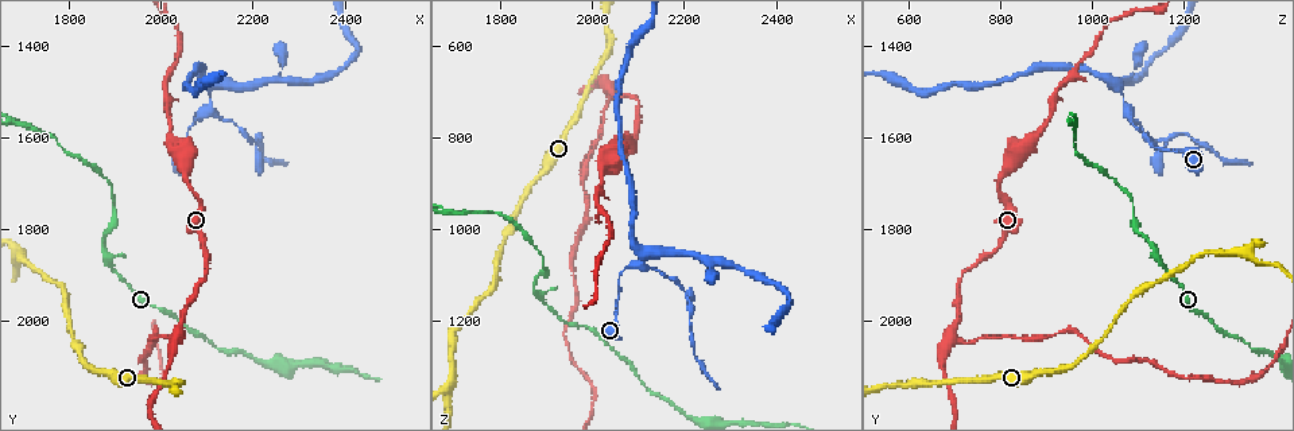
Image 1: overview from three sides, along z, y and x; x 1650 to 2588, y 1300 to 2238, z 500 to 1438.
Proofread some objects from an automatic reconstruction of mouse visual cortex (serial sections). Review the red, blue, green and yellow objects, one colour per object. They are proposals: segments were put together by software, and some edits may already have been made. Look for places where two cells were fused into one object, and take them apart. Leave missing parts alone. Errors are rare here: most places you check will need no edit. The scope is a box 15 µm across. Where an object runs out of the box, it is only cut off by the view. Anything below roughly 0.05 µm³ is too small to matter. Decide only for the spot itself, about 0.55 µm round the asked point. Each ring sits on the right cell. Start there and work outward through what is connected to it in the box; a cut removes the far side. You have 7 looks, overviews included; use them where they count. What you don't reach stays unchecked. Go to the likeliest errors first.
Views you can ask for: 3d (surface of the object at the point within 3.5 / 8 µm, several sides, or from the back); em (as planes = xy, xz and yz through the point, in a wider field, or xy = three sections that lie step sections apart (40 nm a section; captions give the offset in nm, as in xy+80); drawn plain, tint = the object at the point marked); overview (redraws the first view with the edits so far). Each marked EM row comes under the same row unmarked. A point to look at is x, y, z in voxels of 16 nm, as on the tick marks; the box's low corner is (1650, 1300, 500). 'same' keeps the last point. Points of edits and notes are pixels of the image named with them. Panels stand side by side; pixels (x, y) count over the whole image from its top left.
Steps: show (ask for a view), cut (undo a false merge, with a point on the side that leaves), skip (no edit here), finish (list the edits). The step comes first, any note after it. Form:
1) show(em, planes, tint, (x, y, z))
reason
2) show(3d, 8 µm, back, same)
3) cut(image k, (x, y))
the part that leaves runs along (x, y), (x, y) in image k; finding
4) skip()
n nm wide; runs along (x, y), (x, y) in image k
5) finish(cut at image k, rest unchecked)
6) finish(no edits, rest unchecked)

show(3d, 3.5 µm, (2040, 2040, 695))
three arms meet

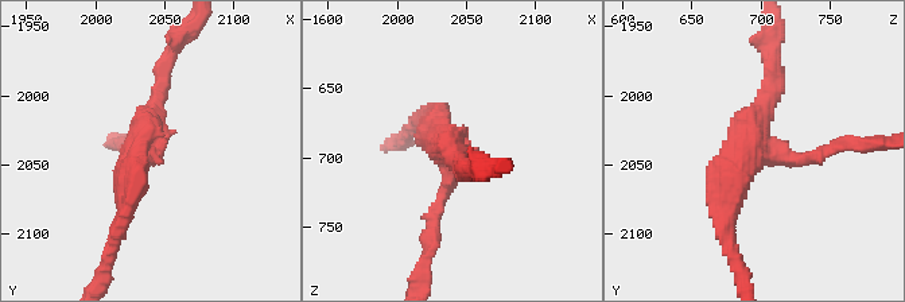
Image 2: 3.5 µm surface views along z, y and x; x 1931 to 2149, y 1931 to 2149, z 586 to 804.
show(em, xy, step 2, tint, (2040, 2032, 696))
3 arms; arms of 150, 200, 300 nm

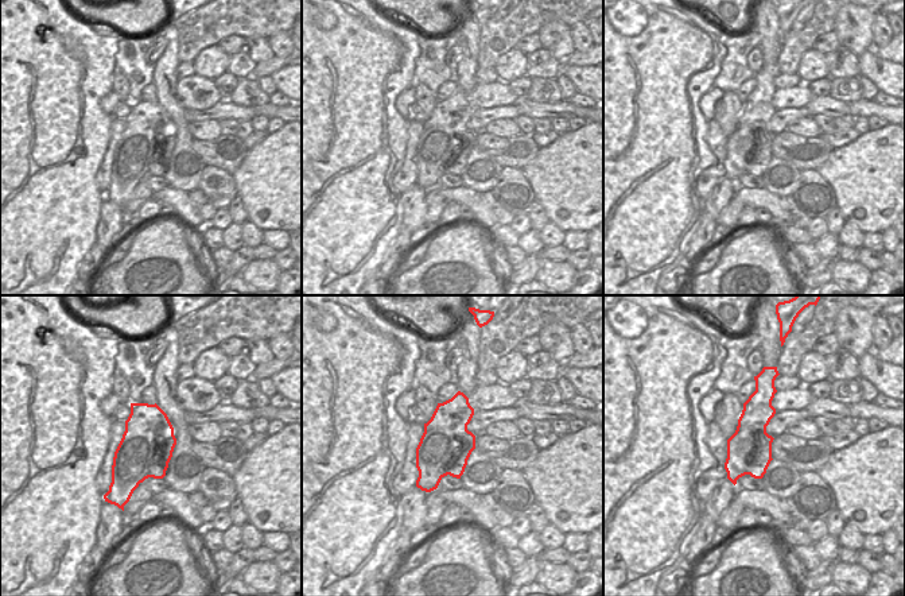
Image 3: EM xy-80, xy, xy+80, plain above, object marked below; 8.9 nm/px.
show(em, xy, step 3, tint, same)
another direction

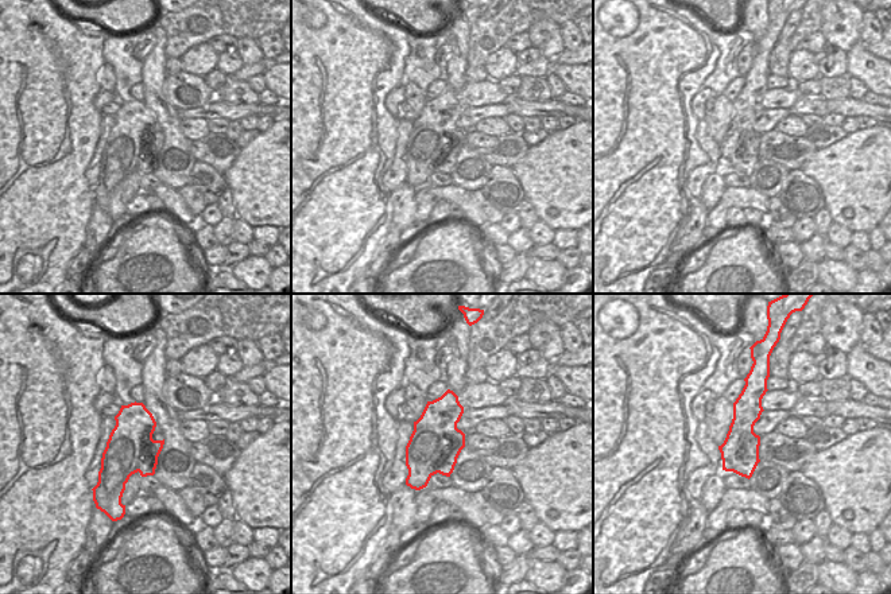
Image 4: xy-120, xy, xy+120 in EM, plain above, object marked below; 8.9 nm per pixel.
cut(image 2, (438, 210))
the part that leaves runs along (450, 173), (416, 281) in image 2; a second cell is stuck on

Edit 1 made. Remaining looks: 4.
show(overview)
see it whole again

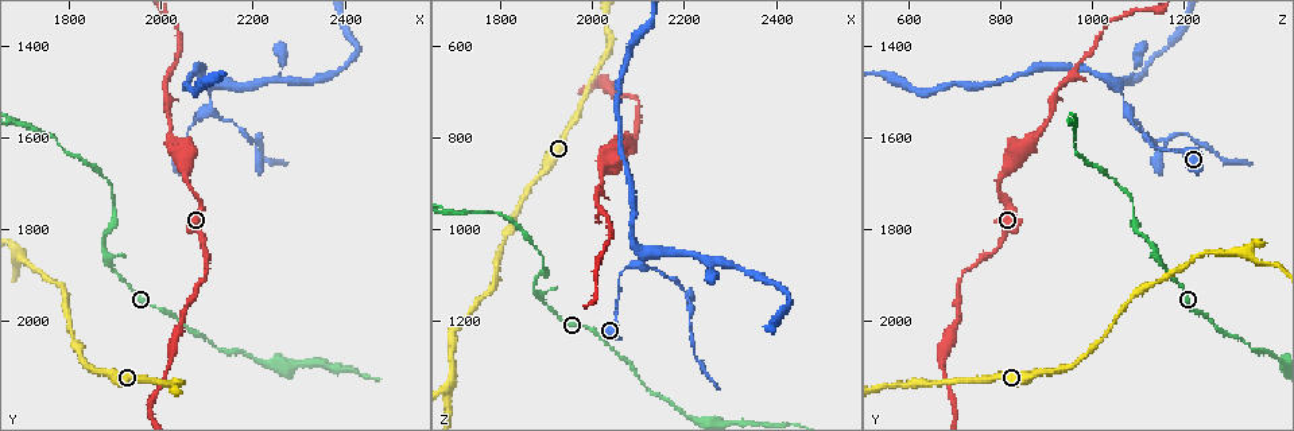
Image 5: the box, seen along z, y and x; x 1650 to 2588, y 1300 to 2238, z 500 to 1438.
show(3d, 3.5 µm, (2105, 1535, 1070))
three-way junction

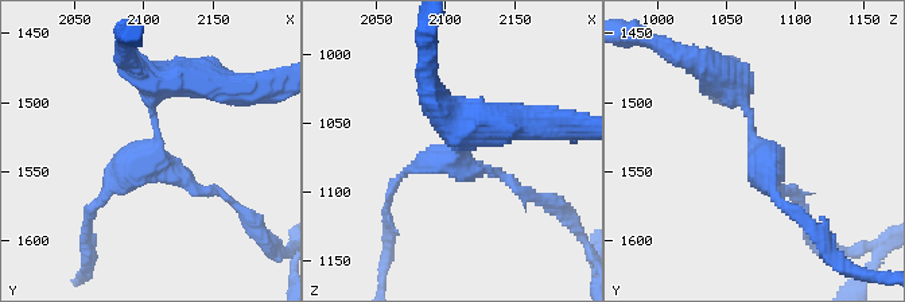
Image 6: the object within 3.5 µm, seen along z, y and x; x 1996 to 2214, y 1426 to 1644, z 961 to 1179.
show(em, planes, tint, (2106, 1540, 1076))
3 arms; arms of 100, 150, 200 nm

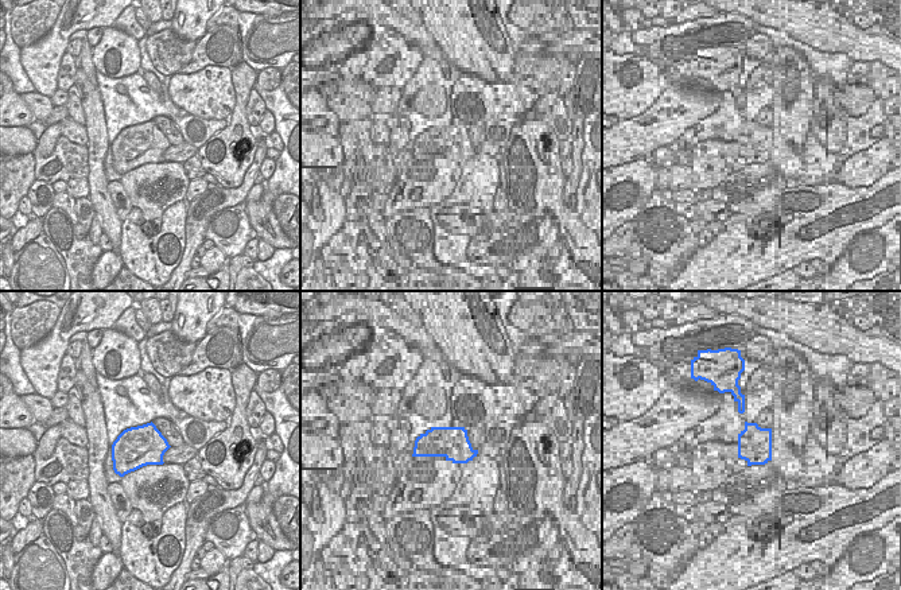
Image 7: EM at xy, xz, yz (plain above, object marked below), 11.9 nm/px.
skip()
runs along (92, 213), (158, 147), (154, 85), (170, 81) in image 6; continuous, no second cell

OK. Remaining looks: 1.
finish(cut at image 2, rest unchecked)

